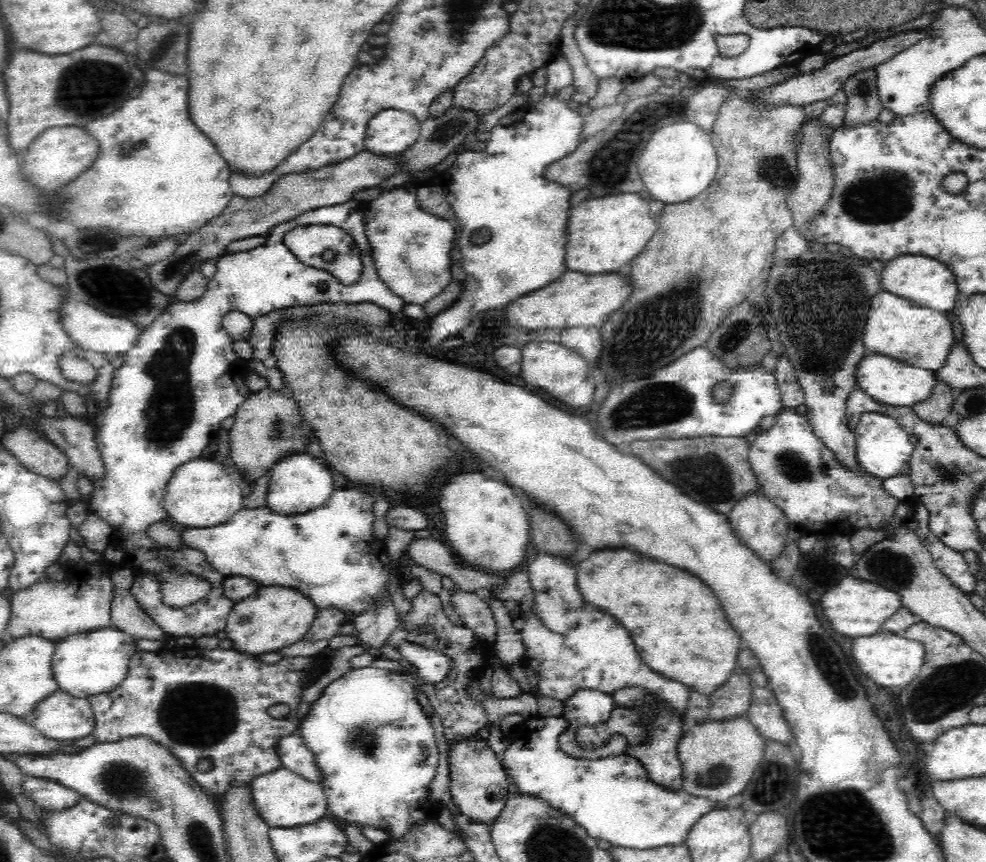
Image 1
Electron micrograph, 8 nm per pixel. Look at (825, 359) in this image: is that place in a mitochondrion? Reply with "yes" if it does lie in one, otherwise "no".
yes

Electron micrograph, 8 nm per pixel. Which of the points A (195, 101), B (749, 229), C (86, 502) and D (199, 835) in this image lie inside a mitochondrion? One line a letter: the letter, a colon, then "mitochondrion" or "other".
A: other
B: other
C: other
D: mitochondrion

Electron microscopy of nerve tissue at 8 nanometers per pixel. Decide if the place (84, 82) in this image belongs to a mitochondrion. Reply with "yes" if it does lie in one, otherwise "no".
yes

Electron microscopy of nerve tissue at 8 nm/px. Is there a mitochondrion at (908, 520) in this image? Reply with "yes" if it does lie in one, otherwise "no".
no

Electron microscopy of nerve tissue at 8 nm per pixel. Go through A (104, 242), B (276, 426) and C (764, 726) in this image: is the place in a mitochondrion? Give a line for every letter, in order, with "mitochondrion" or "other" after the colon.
A: mitochondrion
B: mitochondrion
C: other

